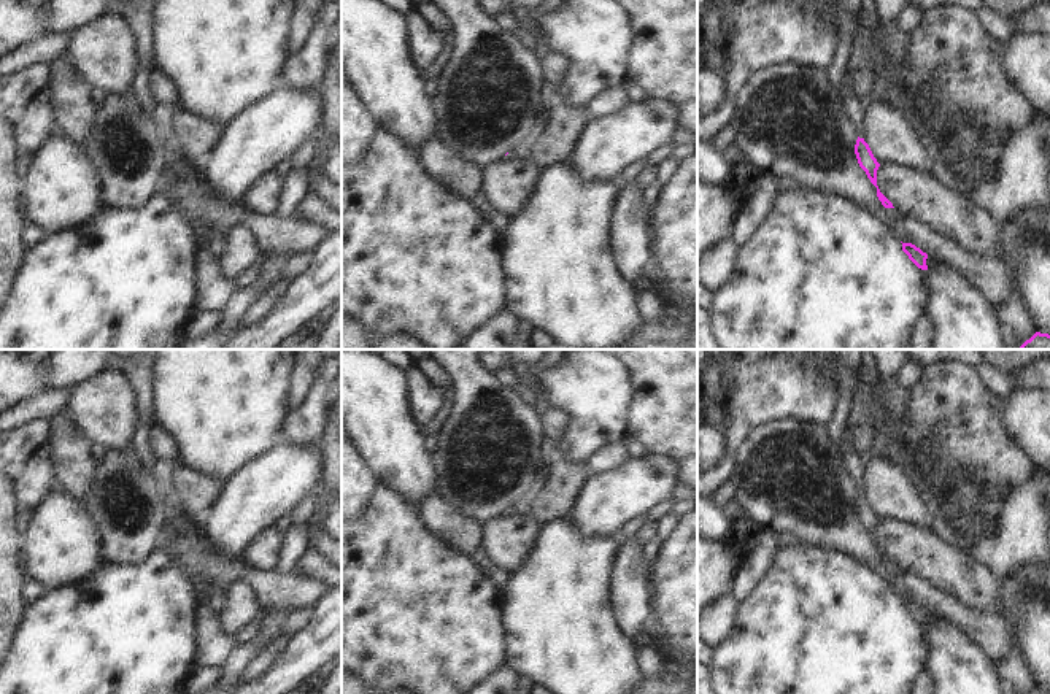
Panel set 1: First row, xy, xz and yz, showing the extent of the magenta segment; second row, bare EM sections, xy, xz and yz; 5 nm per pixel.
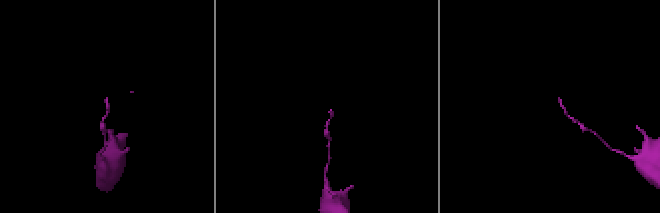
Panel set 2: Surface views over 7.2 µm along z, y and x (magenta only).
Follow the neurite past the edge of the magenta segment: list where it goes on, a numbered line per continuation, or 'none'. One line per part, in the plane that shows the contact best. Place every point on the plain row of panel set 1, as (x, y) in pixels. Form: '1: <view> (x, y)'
1: yz (853, 462)

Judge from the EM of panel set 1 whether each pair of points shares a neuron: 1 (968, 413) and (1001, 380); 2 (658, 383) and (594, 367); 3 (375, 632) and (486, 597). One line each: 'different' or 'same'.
1: different
2: different
3: same

